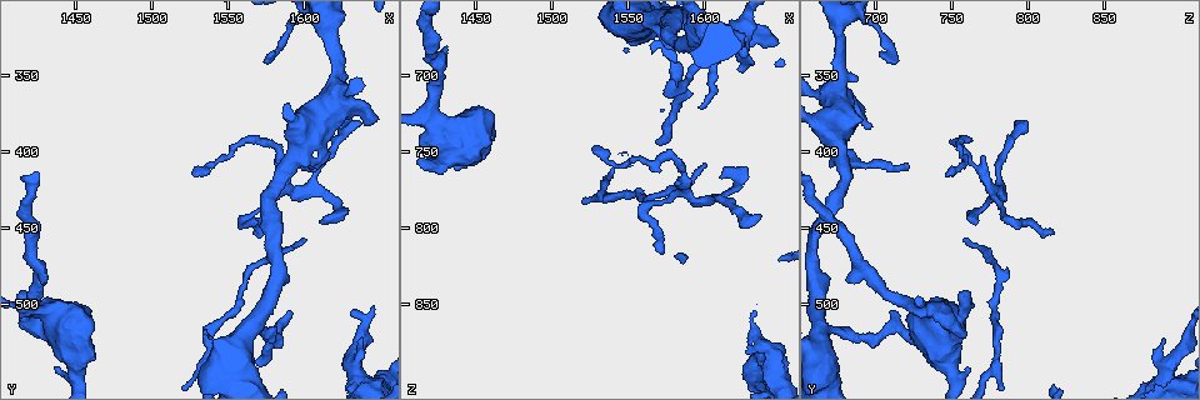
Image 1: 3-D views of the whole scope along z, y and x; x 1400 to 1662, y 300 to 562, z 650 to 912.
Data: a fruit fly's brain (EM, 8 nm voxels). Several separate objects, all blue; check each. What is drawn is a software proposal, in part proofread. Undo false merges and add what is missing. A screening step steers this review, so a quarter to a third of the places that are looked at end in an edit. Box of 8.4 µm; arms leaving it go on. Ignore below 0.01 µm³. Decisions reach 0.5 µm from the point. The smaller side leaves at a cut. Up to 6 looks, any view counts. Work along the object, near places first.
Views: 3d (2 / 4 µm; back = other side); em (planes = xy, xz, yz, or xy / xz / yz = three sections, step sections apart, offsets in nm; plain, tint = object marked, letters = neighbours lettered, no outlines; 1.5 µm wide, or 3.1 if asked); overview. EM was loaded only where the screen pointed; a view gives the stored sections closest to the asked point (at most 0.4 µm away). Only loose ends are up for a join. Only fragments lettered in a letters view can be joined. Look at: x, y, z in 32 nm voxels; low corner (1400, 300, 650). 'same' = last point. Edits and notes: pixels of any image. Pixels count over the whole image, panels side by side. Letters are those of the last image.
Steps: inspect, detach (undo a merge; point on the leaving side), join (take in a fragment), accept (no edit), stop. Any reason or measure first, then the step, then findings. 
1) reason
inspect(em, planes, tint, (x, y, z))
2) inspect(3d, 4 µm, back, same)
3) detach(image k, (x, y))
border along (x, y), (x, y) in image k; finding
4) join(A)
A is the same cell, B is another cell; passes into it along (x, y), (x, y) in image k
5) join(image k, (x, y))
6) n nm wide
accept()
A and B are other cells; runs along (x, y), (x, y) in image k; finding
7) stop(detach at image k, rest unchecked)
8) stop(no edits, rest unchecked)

long arm stops here
inspect(3d, 4 µm, (1574, 340, 714))

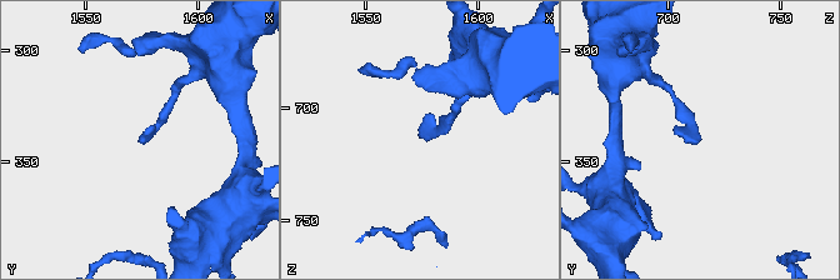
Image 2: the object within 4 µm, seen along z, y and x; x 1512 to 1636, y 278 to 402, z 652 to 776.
inspect(em, xy, step 4, letters, (1575, 341, 715))

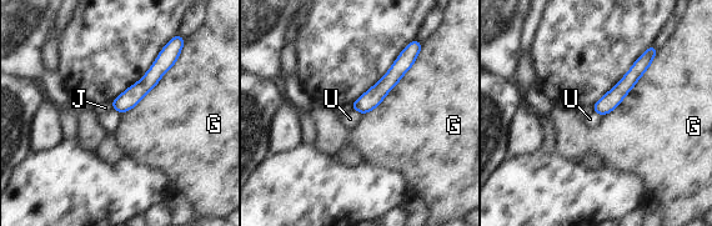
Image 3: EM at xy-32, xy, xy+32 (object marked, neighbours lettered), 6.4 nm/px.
accept()
G, J and U are other cells; runs along (647, 58), (605, 105), (596, 108) in image 3; no lettered fragment goes on from it

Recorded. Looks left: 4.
thin end
inspect(em, planes, letters, (1596, 408, 720))

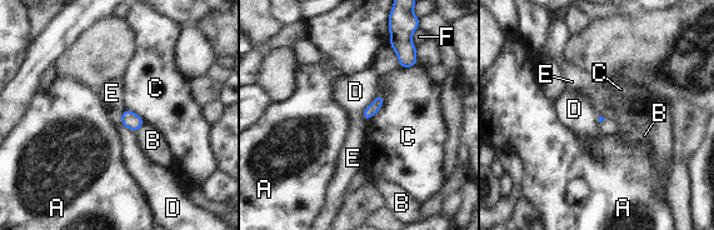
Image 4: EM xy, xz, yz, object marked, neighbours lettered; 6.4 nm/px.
accept()
A, B, C, D, E and F are other cells; border along (378, 95), (362, 113) in image 4; no lettered fragment goes on from it

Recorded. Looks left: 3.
branch stops here
inspect(em, planes, letters, (1438, 540, 760))

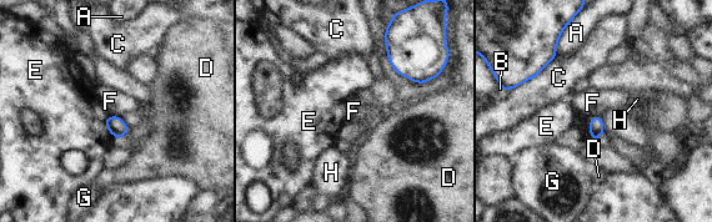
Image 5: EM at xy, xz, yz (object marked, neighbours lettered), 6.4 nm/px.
accept()
A, B, C, D, E, F, G and H are other cells; border along (120, 116), (106, 116), (104, 119) in image 5; no lettered fragment goes on from it

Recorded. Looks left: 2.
stop(no edits, rest unchecked)

